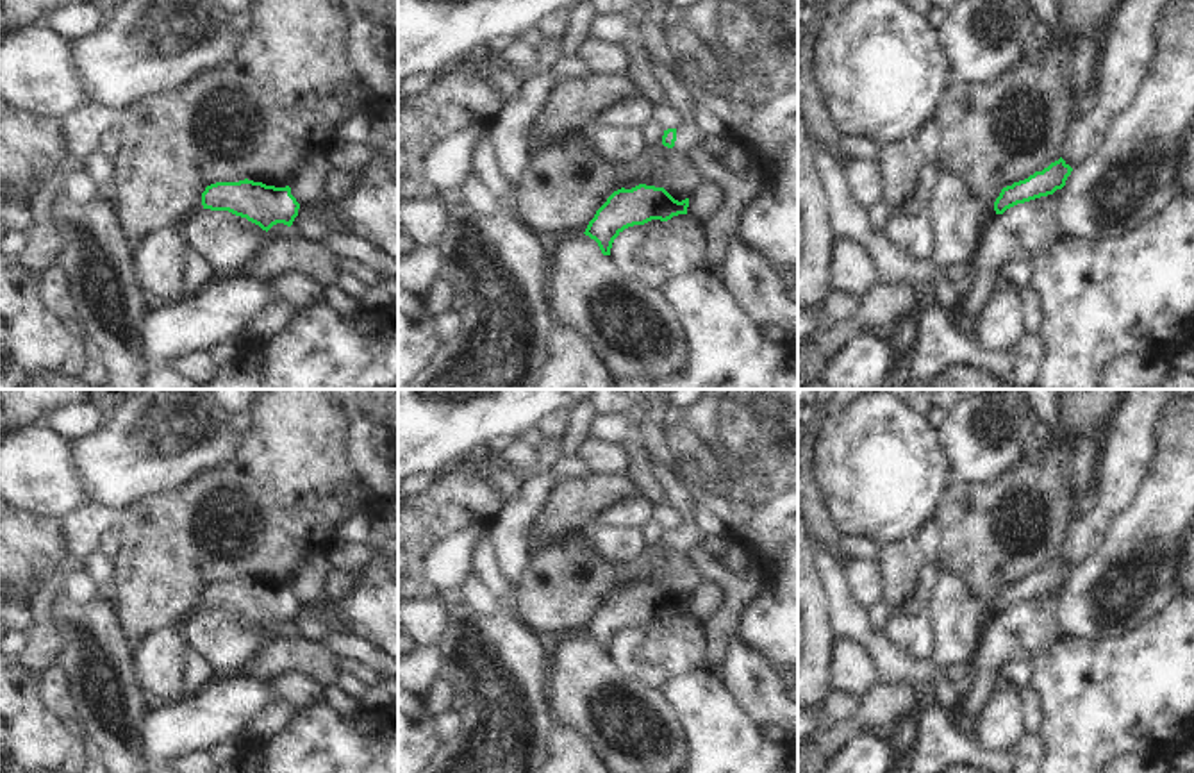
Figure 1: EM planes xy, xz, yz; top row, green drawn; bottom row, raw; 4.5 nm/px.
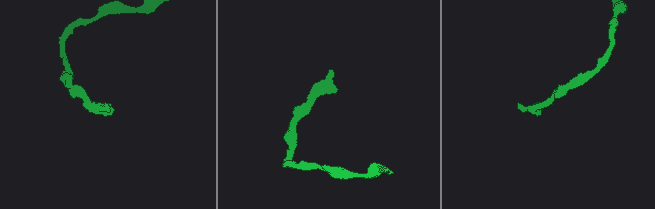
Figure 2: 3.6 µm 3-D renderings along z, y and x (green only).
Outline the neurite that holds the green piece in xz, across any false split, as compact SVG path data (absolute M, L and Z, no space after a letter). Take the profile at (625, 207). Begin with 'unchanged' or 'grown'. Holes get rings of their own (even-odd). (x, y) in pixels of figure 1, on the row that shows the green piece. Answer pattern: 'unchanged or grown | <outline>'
unchanged | M639 184L632 189L614 191L596 211L585 229L603 255L610 255L614 239L628 227L644 225L651 220L667 221L687 214L689 198L678 202L664 187Z

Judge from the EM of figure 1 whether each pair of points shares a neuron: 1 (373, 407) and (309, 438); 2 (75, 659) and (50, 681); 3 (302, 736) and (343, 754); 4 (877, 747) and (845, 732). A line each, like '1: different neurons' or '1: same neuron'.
1: different neurons
2: different neurons
3: same neuron
4: different neurons

